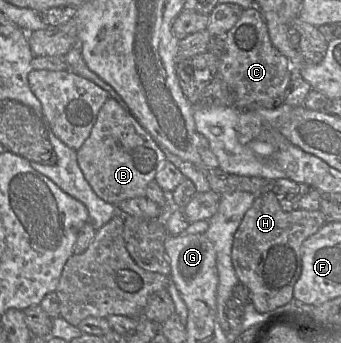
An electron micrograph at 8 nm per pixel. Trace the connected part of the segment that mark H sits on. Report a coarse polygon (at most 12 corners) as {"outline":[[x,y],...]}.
{"outline":[[256,197],[233,240],[239,282],[260,313],[294,298],[301,246],[320,210]]}

